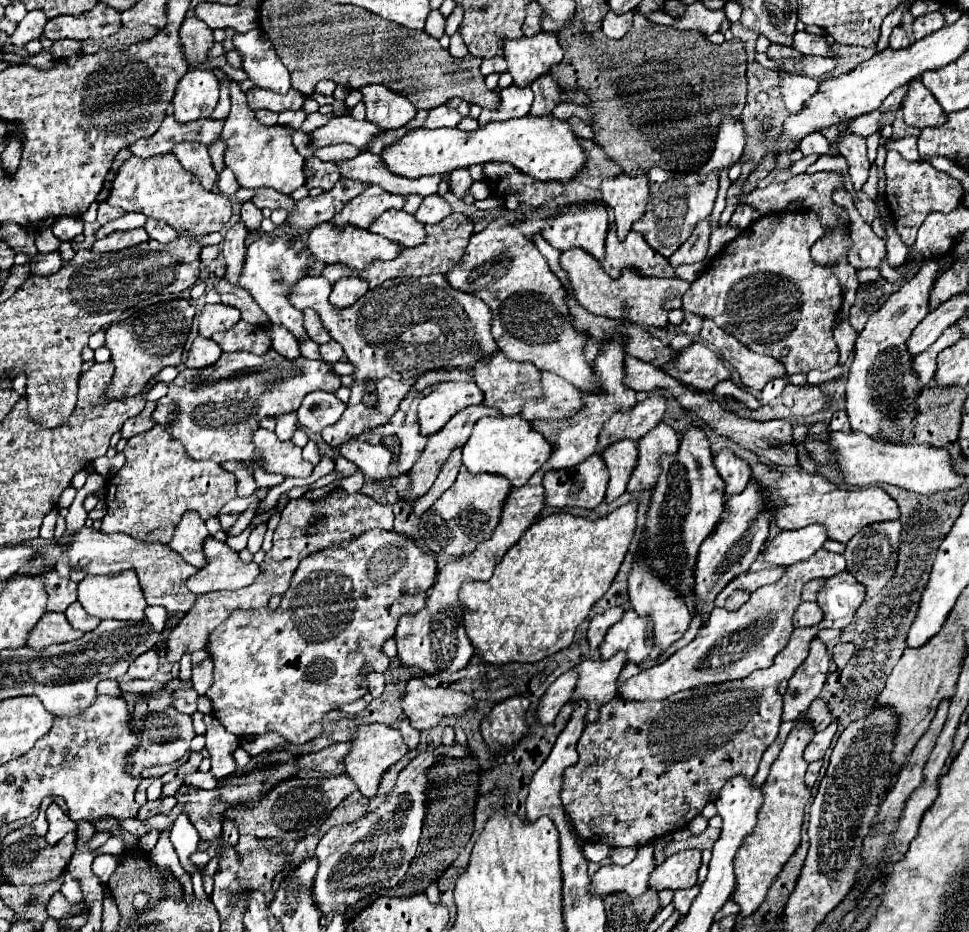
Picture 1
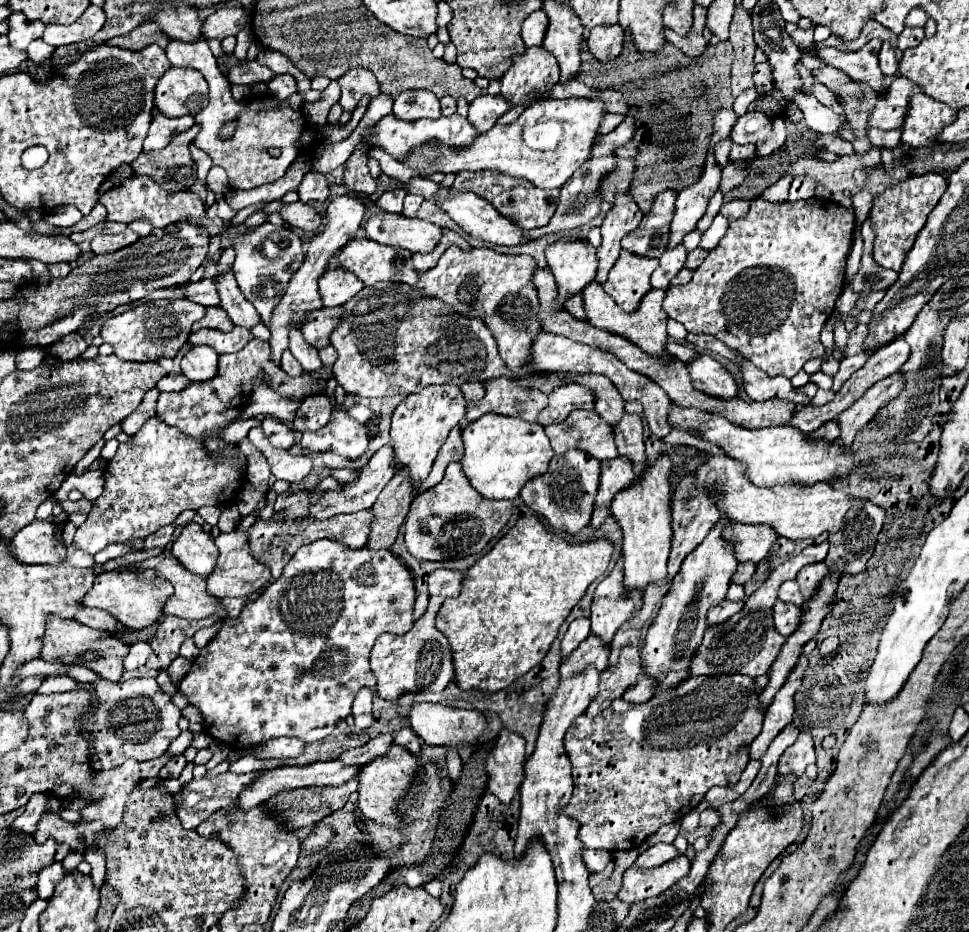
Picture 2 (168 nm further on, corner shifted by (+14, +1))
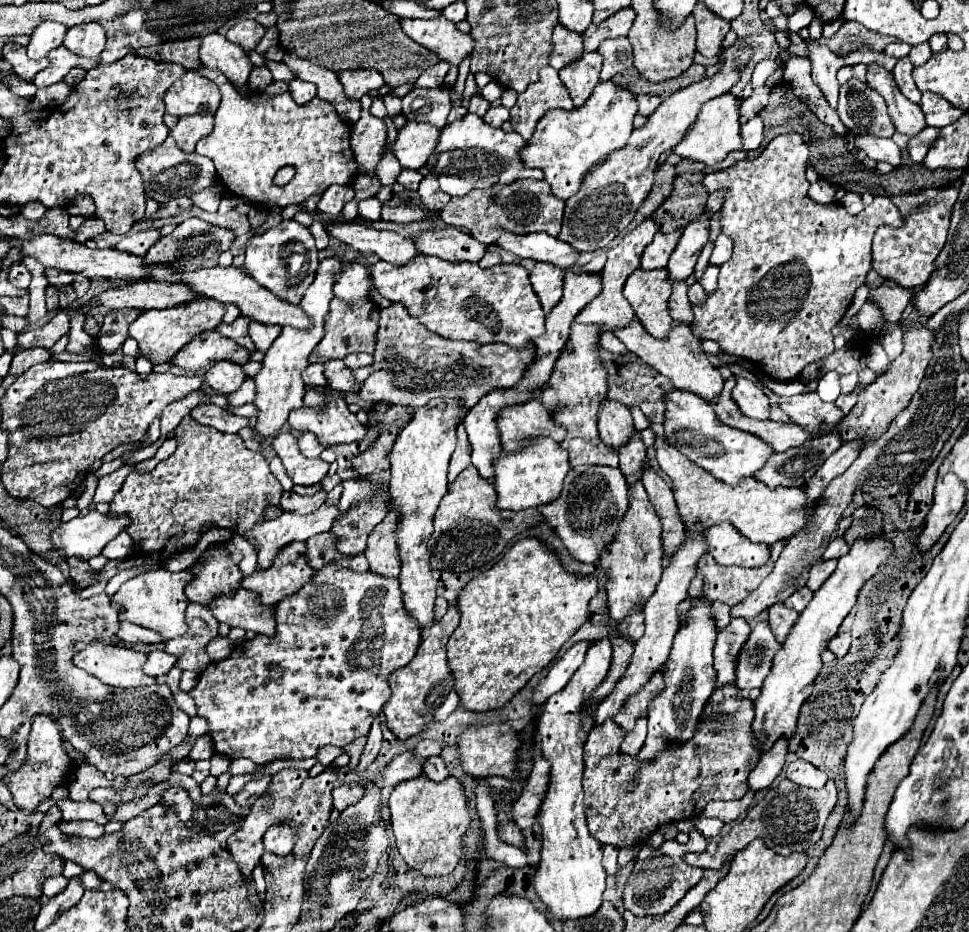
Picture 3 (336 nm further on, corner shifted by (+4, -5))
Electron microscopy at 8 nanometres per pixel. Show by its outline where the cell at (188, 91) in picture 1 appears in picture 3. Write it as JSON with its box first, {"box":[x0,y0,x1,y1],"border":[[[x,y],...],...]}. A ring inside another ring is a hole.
{"box":[166,70,220,116],"border":[[[186,70],[166,92],[166,112],[172,116],[214,114],[220,106],[220,90],[206,76]]]}

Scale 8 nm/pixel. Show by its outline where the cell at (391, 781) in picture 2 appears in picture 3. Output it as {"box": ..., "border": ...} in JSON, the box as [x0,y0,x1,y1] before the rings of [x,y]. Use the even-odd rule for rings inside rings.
{"box":[390,774,472,876],"border":[[[422,774],[422,778],[398,784],[390,796],[390,814],[398,852],[408,866],[418,870],[422,876],[446,876],[462,860],[464,834],[470,828],[472,816],[468,796],[458,778],[450,776],[442,782],[430,782]]]}

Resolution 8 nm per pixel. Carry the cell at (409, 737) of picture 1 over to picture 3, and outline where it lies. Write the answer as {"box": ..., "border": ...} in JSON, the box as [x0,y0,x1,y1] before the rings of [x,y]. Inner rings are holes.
{"box":[424,756,450,782],"border":[[[440,756],[428,758],[424,774],[426,774],[430,780],[434,780],[434,782],[442,782],[442,780],[446,780],[446,778],[450,776],[450,772],[448,772],[448,768],[446,768],[446,764],[442,762]]]}

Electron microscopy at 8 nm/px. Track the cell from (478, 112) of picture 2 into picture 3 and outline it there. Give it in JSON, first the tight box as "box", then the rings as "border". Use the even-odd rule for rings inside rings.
{"box":[484,104,510,128],"border":[[[494,104],[494,106],[486,112],[484,122],[490,124],[490,126],[494,126],[494,128],[500,128],[502,122],[508,120],[508,116],[510,116],[510,114],[508,114],[508,108],[504,108],[502,104]]]}

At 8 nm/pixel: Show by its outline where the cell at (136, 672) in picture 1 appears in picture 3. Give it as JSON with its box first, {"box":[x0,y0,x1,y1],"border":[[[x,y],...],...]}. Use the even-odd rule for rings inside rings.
{"box":[144,650,178,676],"border":[[[154,650],[148,654],[144,670],[150,676],[162,676],[162,674],[168,674],[176,662],[178,662],[178,658],[174,654],[168,654],[164,650]]]}

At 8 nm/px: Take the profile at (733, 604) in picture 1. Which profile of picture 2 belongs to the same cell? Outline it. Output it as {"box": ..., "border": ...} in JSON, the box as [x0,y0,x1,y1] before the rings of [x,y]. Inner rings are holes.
{"box":[708,598,744,624],"border":[[[728,598],[720,600],[716,606],[712,606],[708,610],[708,624],[720,624],[720,622],[728,620],[728,616],[740,612],[742,606],[744,606],[742,602],[734,602],[734,600],[728,600]]]}

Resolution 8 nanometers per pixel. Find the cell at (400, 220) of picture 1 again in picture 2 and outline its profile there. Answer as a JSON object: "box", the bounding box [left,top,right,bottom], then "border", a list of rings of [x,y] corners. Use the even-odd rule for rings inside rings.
{"box":[364,212,440,252],"border":[[[380,212],[374,214],[366,224],[364,230],[370,240],[388,246],[400,246],[410,252],[432,252],[432,248],[440,242],[440,226],[420,220],[420,218],[406,218],[404,214],[388,214]]]}

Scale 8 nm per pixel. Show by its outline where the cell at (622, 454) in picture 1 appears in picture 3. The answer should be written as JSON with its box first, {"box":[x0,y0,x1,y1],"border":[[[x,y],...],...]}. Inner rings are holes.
{"box":[600,482,662,622],"border":[[[636,482],[630,488],[630,510],[622,520],[622,530],[616,540],[610,544],[610,552],[600,558],[600,566],[606,568],[606,592],[610,618],[622,622],[624,616],[636,604],[644,604],[654,592],[662,576],[662,540],[660,540],[660,522],[654,514],[652,502],[646,496],[642,482]]]}

